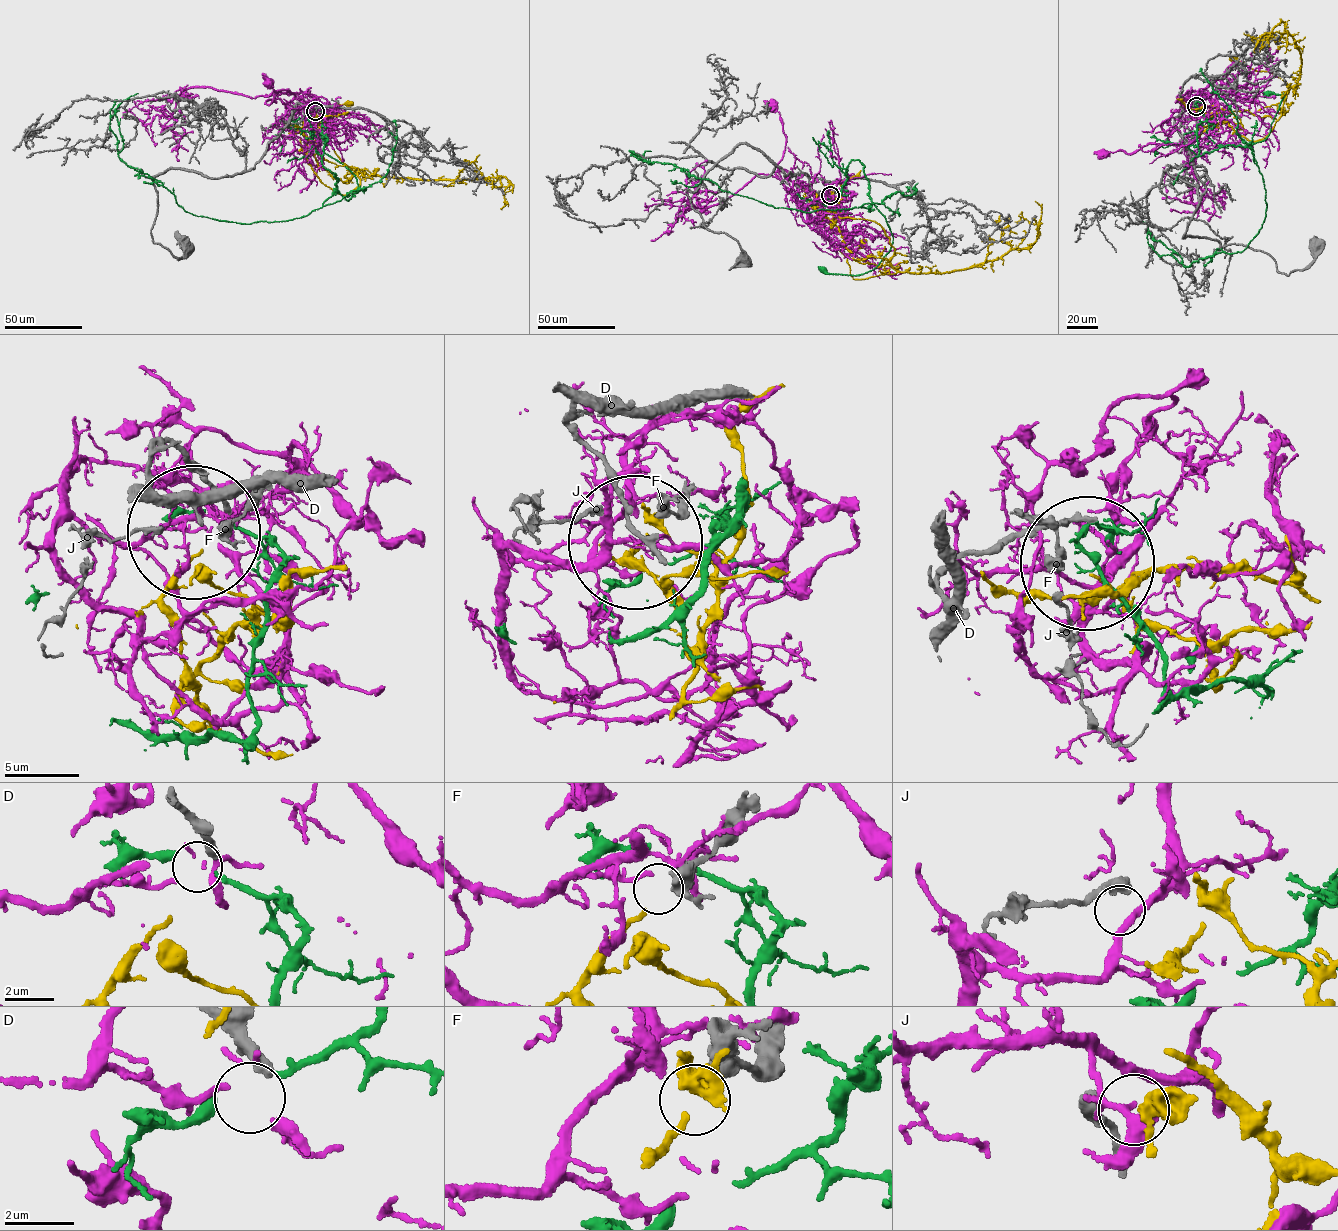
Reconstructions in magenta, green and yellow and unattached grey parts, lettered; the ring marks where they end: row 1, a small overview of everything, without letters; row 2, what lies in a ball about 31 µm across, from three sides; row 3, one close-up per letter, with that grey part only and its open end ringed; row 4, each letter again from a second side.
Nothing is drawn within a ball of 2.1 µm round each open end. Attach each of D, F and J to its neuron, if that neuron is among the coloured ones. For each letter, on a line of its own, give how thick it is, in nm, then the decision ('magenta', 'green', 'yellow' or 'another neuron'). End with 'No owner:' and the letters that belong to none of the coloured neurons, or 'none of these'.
D: 400 nm thick; another neuron
F: 400 nm thick; yellow
J: 280 nm thick; another neuron
No owner: D, J

